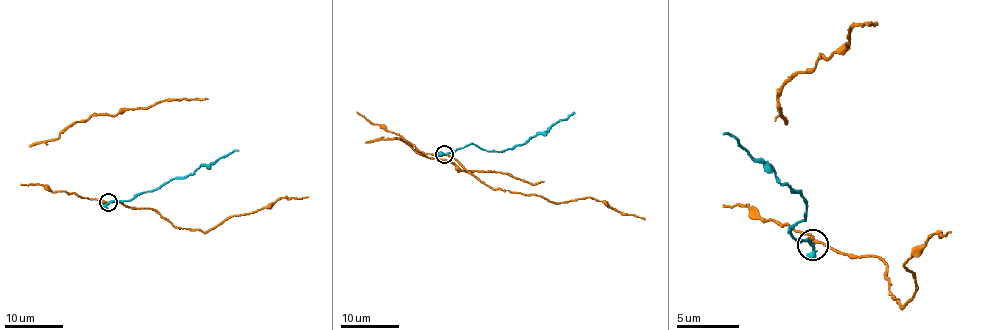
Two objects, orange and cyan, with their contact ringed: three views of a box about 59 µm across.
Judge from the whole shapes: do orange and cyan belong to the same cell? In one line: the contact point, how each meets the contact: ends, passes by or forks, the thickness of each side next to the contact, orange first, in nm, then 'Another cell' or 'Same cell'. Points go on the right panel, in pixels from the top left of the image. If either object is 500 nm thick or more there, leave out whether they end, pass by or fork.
Place: (812, 244). At the ring orange passes by. At the ring cyan passes by. Thickness 280 nm (orange) against 280 nm. Another cell

